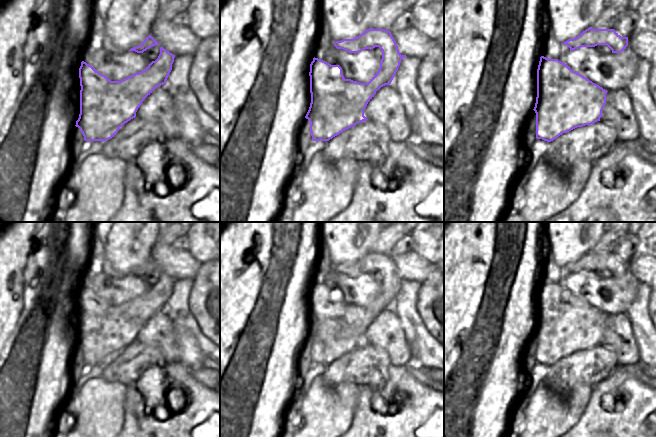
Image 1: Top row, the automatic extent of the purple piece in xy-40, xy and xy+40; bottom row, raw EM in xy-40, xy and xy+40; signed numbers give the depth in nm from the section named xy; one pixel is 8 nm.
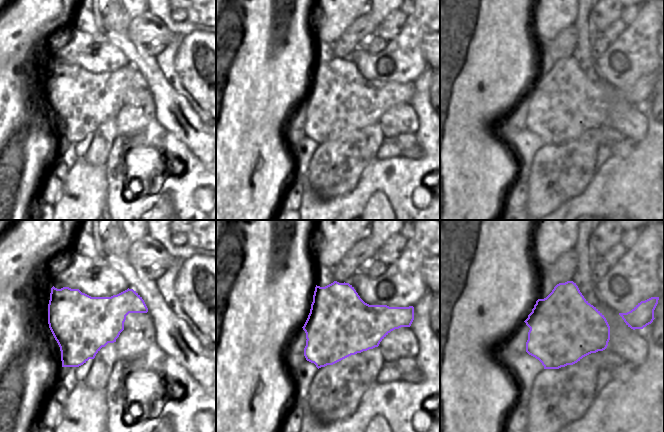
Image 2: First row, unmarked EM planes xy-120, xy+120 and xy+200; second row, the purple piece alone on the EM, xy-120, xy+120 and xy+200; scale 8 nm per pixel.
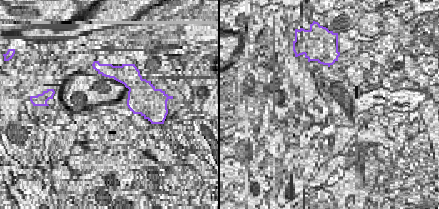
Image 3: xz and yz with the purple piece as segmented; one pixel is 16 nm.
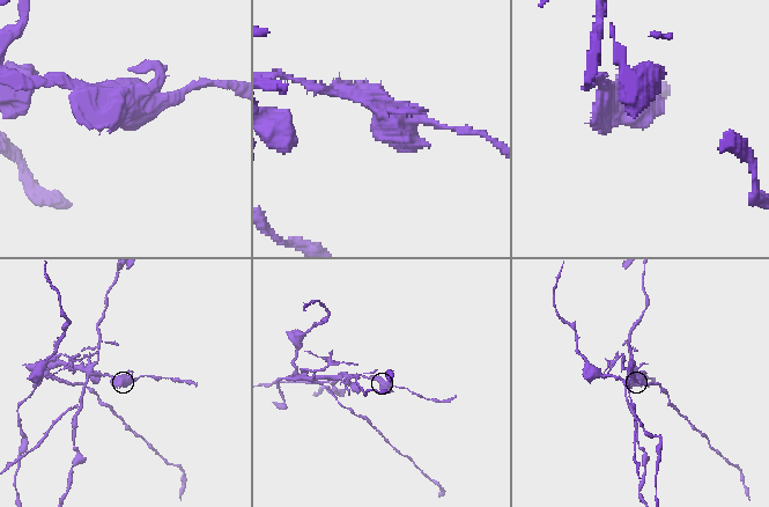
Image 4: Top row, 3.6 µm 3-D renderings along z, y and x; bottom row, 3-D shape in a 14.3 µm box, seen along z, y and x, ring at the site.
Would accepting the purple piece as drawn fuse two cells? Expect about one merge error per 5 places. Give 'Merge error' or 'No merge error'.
Merge error.

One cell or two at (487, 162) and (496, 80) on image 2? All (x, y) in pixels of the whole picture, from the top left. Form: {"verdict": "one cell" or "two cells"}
{"verdict": "one cell"}

